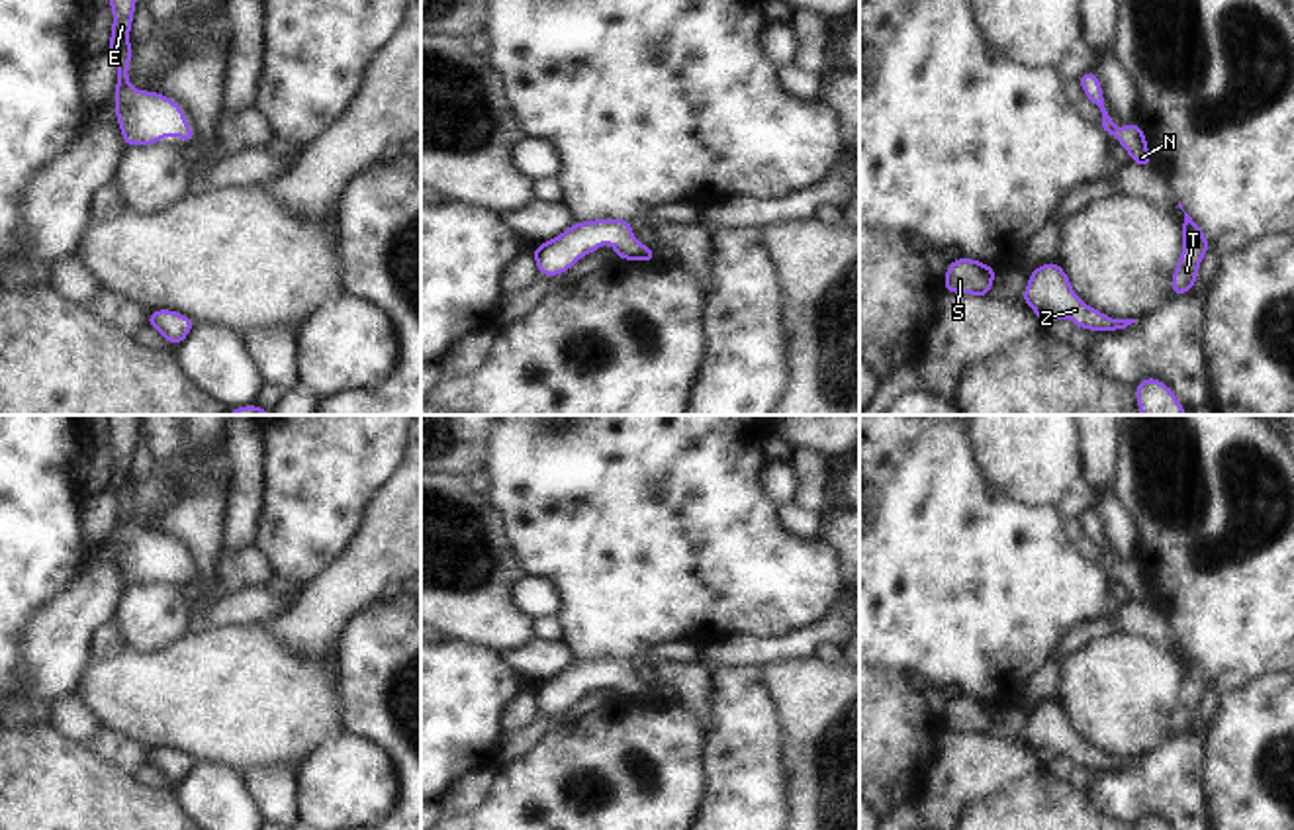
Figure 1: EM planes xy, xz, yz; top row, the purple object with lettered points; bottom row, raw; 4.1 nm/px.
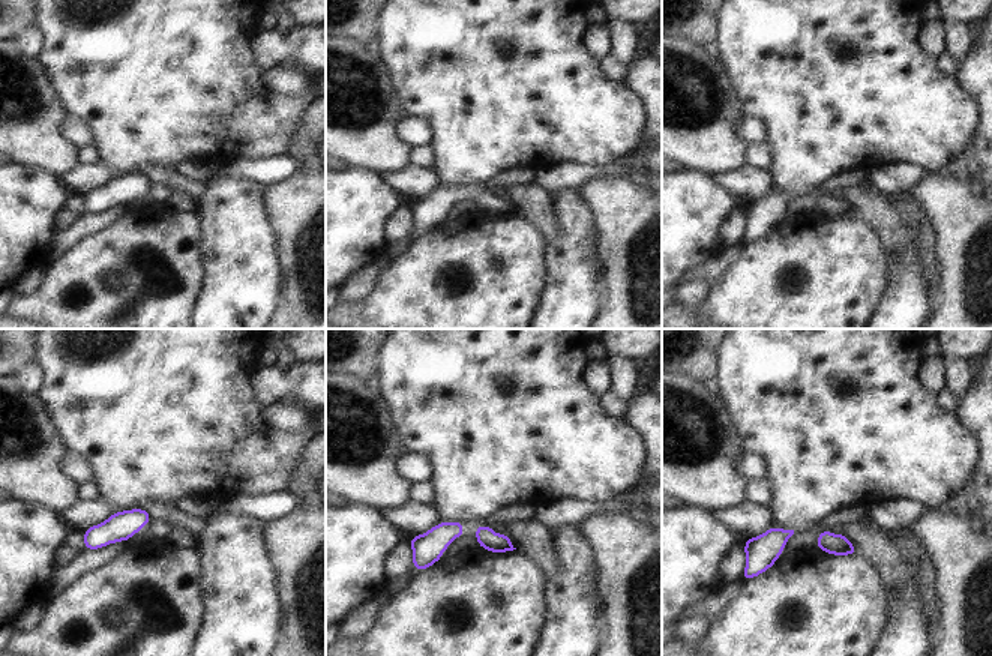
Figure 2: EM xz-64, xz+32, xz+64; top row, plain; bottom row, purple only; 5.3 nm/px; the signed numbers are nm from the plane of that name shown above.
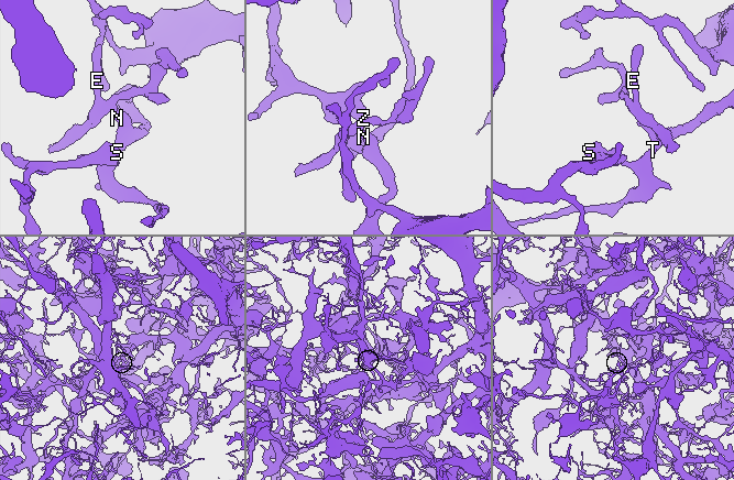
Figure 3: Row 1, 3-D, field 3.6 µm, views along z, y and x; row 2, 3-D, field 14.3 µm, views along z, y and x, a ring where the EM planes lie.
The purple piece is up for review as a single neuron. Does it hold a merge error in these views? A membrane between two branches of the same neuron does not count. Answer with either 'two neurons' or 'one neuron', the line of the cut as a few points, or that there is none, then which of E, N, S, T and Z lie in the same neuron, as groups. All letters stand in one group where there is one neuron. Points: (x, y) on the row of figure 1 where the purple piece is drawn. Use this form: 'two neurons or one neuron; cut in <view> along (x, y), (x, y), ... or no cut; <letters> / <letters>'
one neuron; no cut; E N S T Z

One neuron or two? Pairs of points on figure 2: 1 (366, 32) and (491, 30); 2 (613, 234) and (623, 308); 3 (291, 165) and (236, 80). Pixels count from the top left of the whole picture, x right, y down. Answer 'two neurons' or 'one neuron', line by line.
1: two neurons
2: one neuron
3: two neurons

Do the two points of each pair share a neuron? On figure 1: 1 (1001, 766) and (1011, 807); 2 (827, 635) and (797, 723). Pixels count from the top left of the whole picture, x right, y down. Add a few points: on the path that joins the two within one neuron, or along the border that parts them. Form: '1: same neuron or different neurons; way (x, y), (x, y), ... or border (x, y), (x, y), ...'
1: different neurons; border (1044, 766), (966, 809)
2: different neurons; border (811, 654), (774, 660), (766, 666)

